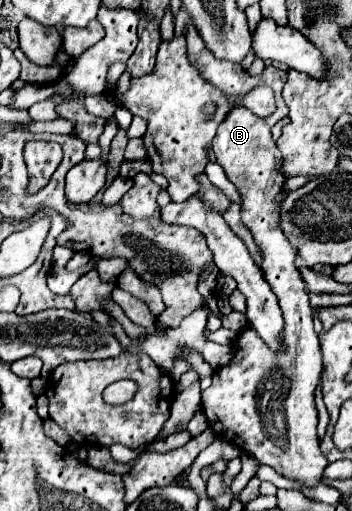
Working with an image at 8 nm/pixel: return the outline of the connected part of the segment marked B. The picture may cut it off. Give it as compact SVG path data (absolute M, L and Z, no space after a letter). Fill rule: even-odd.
M189 24L189 28L185 30L185 38L187 56L189 60L193 60L191 64L209 84L219 88L227 102L233 106L225 120L219 124L211 148L227 178L237 186L243 198L243 224L251 230L255 242L263 250L263 274L277 294L279 306L285 316L285 352L281 352L281 356L273 356L267 344L251 328L245 328L245 334L241 332L233 346L237 360L233 360L233 364L225 368L217 368L217 372L213 374L213 384L203 390L203 412L217 438L225 438L237 444L259 462L273 466L281 476L297 478L305 486L315 488L321 482L323 470L327 466L327 460L319 450L317 410L313 402L315 386L321 378L321 346L319 336L313 330L313 314L305 282L301 280L301 274L295 266L297 250L289 244L279 228L275 198L279 196L285 182L279 172L283 158L271 138L271 132L267 132L287 116L287 104L281 94L281 88L287 82L287 70L269 66L261 76L249 78L249 74L239 64L217 58L205 46L195 24ZM257 86L269 86L275 92L277 108L267 118L255 116L241 104L247 92Z

